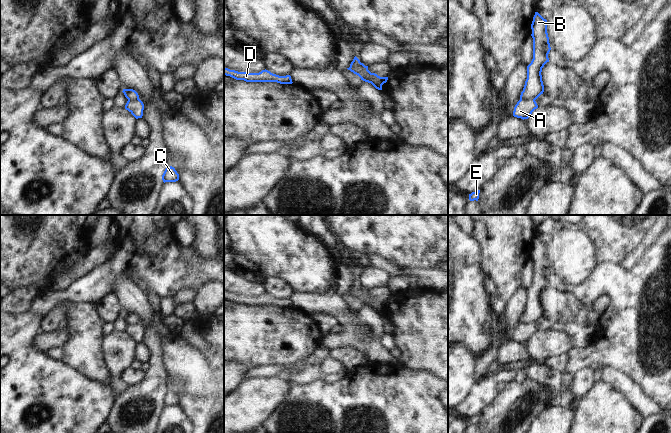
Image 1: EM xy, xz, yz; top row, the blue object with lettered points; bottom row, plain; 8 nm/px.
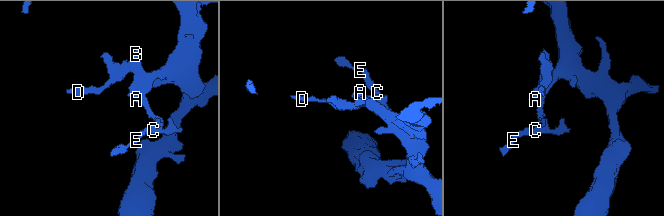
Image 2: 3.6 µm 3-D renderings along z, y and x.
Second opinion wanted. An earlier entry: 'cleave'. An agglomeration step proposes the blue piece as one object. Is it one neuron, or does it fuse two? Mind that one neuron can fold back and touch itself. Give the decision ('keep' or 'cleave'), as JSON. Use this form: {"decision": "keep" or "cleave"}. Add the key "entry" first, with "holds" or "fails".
{"entry": "holds", "decision": "cleave"}

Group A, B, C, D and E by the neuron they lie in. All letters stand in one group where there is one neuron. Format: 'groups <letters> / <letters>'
groups A C E / B D

